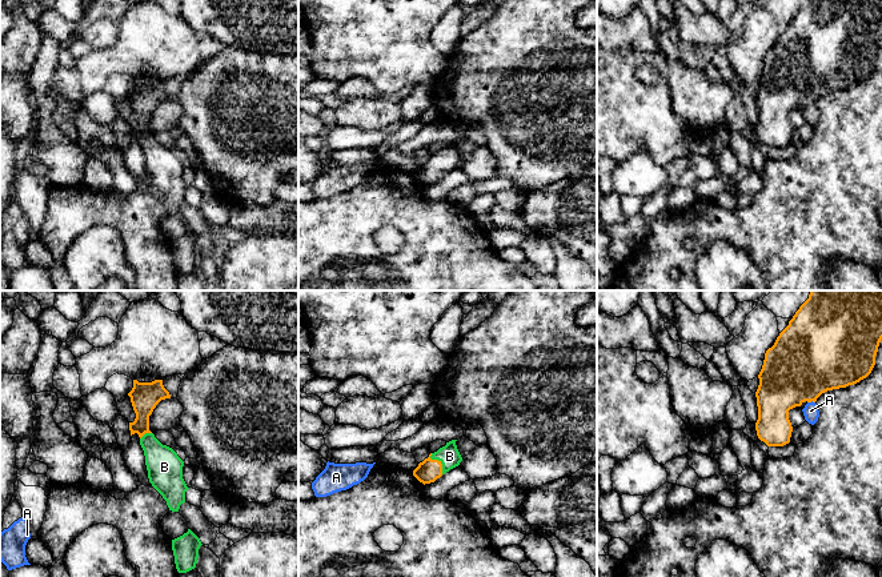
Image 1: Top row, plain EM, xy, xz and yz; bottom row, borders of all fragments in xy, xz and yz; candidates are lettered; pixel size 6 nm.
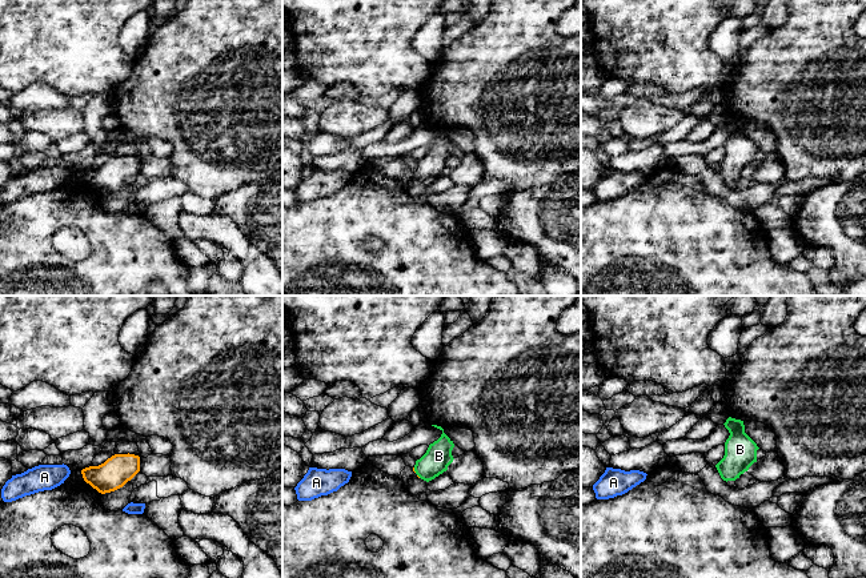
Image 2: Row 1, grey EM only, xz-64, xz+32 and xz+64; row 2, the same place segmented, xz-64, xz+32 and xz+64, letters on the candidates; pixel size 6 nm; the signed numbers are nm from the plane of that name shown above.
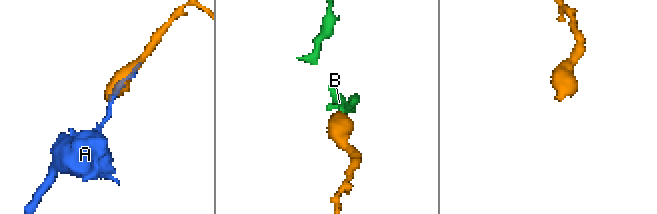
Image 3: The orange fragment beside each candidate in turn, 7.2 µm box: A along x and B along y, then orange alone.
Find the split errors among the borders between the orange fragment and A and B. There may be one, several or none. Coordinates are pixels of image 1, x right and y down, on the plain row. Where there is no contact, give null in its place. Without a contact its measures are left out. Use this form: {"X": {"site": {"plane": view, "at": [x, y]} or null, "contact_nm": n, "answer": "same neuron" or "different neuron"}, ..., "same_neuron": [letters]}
{"A": {"site": {"plane": "yz", "at": [810, 103]}, "contact_nm": 50, "answer": "different neuron"}, "B": {"site": {"plane": "xz", "at": [439, 163]}, "contact_nm": 150, "answer": "same neuron"}, "same_neuron": ["B"]}

